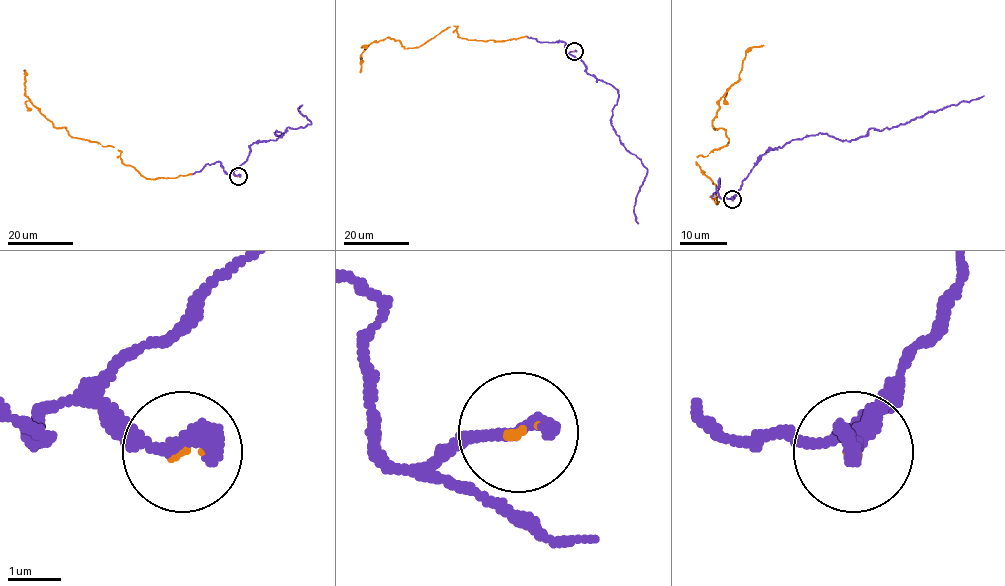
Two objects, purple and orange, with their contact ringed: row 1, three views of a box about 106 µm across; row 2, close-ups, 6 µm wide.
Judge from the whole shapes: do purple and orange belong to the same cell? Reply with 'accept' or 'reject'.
accept

